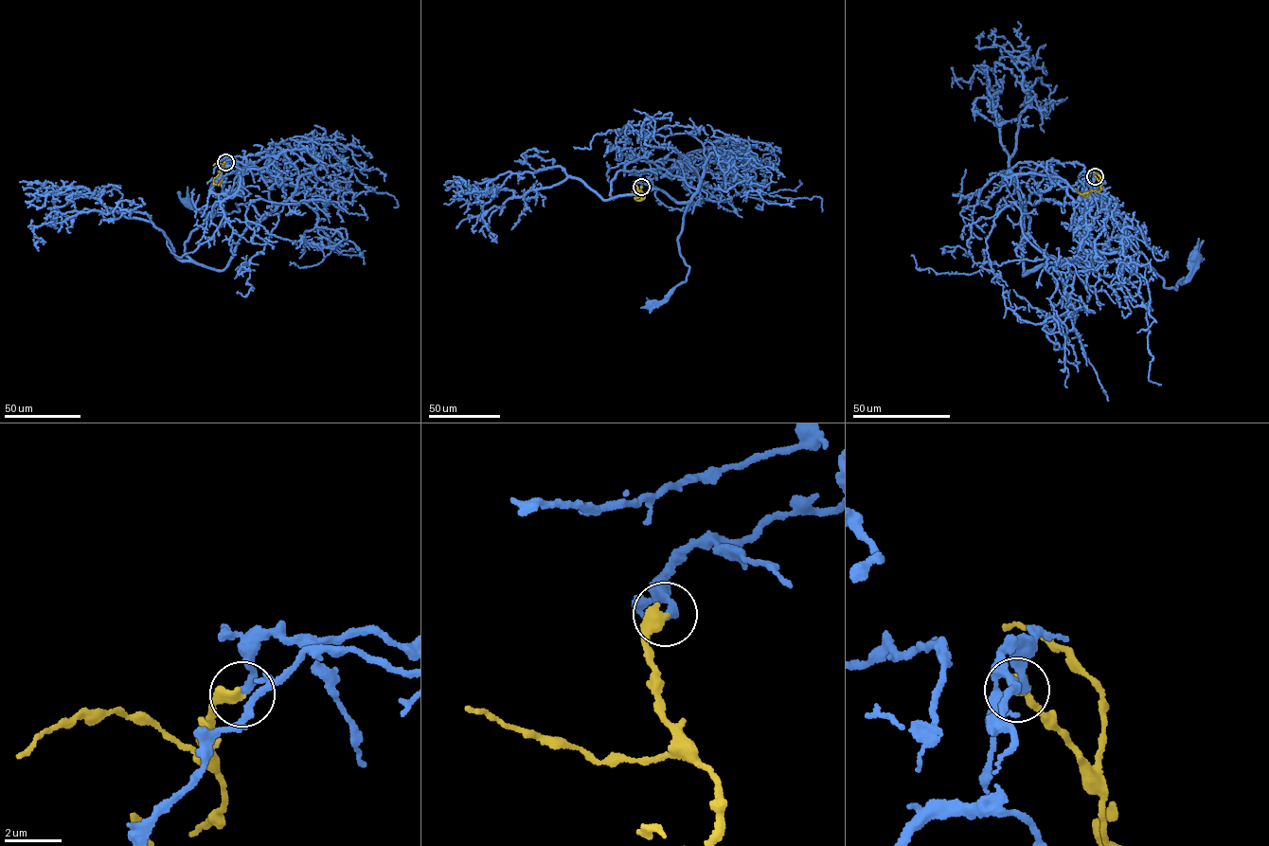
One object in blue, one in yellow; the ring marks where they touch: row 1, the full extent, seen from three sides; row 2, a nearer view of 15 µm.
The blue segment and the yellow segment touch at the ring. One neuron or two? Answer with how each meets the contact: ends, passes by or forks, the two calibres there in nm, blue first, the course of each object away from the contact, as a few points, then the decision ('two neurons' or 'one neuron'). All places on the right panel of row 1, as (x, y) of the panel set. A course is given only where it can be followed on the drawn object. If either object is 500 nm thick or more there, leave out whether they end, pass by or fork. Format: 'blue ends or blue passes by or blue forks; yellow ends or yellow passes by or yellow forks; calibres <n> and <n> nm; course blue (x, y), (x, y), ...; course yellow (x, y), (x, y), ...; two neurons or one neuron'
blue ends; yellow ends; calibres 300 and 400 nm; course blue (1095, 177), (1082, 189), (1089, 192), (1083, 224), (1087, 270), (1132, 261), (1176, 290), (1193, 258); course yellow (1095, 177), (1102, 188), (1087, 192), (1086, 196), (1082, 194), (1088, 191); one neuron

